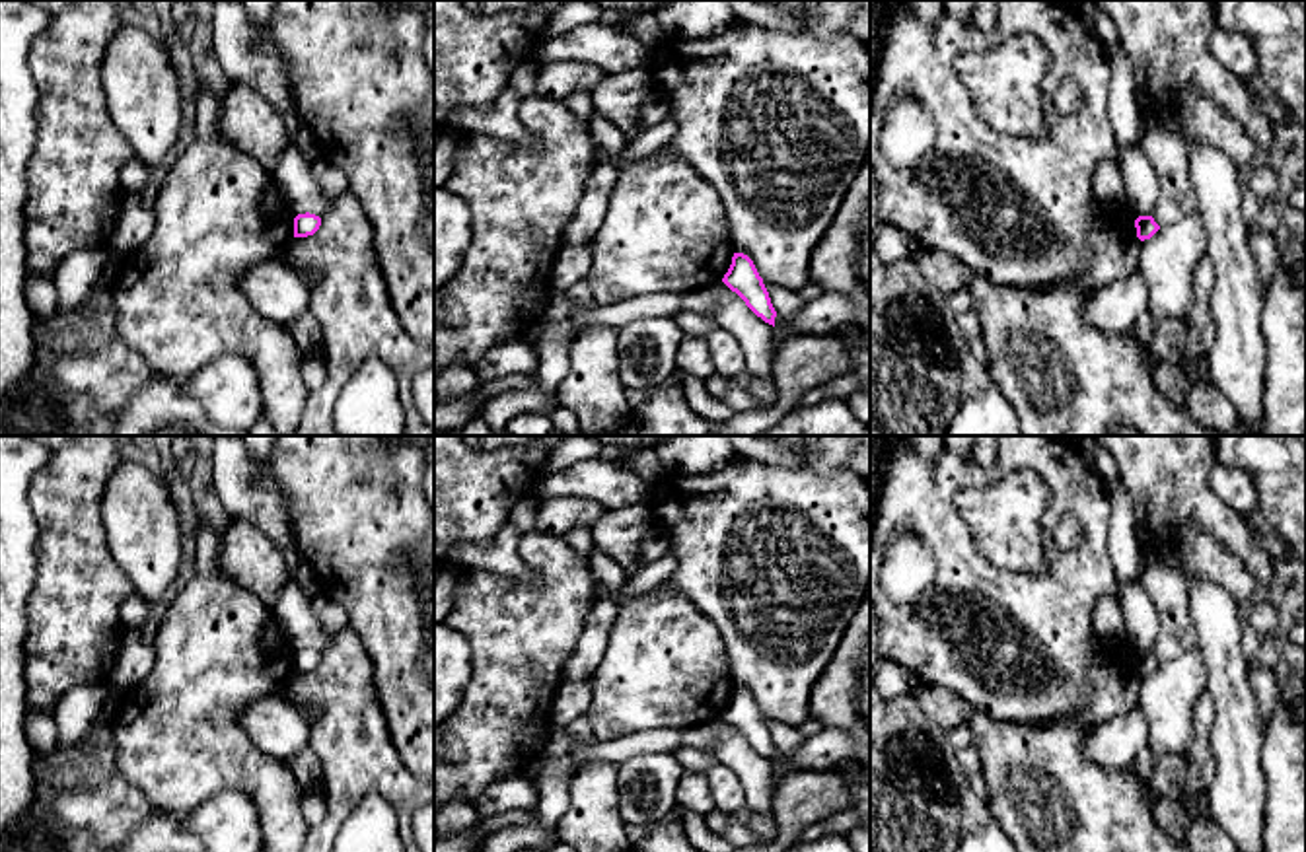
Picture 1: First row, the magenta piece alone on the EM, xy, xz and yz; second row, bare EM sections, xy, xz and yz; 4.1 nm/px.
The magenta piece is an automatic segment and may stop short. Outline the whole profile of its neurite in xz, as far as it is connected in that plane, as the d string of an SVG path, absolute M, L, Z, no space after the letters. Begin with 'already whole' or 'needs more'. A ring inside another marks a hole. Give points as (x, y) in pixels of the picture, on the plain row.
already whole | M734 689L732 700L722 718L736 728L757 753L775 763L777 747L763 714L747 691Z

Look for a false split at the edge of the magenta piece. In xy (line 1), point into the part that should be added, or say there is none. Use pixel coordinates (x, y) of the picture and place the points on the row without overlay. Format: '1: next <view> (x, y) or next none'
1: next none

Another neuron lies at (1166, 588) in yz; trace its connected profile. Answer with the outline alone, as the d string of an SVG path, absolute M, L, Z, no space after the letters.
M1146 564L1141 574L1143 589L1158 613L1158 636L1152 654L1160 663L1172 661L1197 648L1197 630L1189 613L1183 572Z

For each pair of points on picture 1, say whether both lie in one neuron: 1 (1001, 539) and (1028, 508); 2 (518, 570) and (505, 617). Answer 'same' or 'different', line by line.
1: same
2: different

